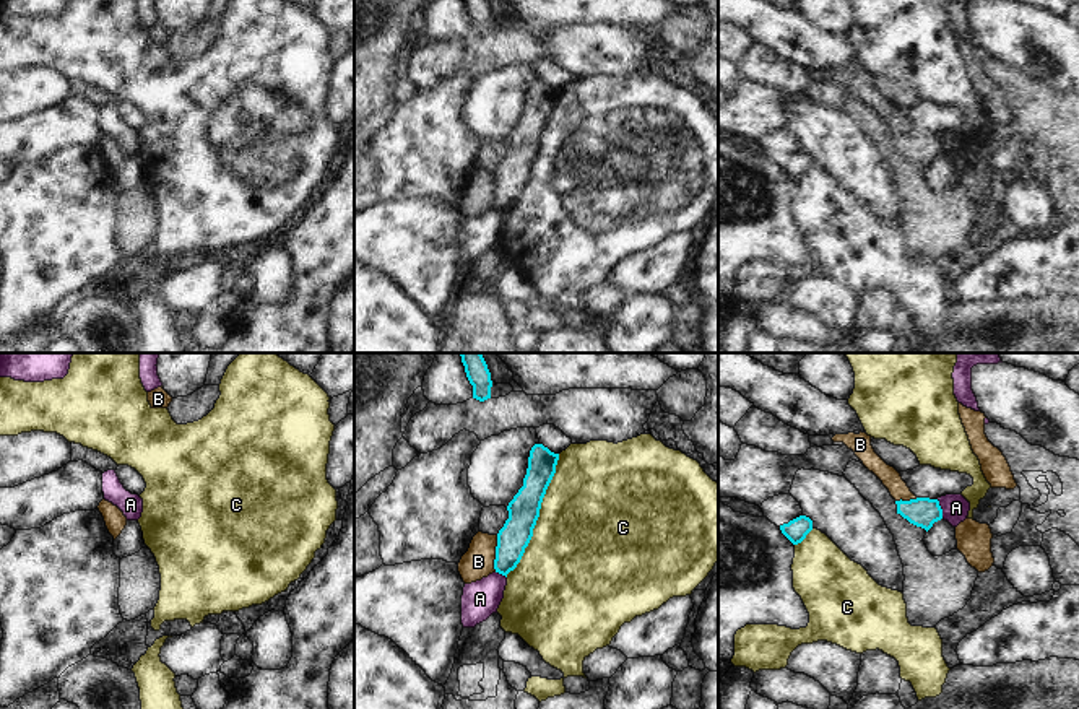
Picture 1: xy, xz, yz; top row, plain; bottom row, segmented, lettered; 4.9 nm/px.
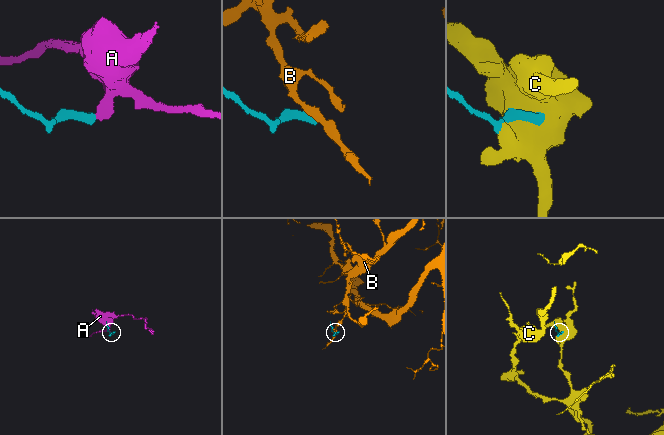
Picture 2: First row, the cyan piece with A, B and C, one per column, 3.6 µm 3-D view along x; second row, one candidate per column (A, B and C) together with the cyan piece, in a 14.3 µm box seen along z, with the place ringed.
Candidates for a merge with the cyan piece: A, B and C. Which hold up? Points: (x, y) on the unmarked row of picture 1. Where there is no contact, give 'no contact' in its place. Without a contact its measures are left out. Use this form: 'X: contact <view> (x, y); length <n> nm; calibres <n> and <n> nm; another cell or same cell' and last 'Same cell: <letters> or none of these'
A: contact yz (941, 145); length 100 nm; calibres 150 and 130 nm; another cell
B: contact xz (496, 189); length 180 nm; calibres 160 and 160 nm; another cell
C: contact xz (538, 152); length 650 nm; calibres 160 and 500 nm; another cell
Same cell: none of these

